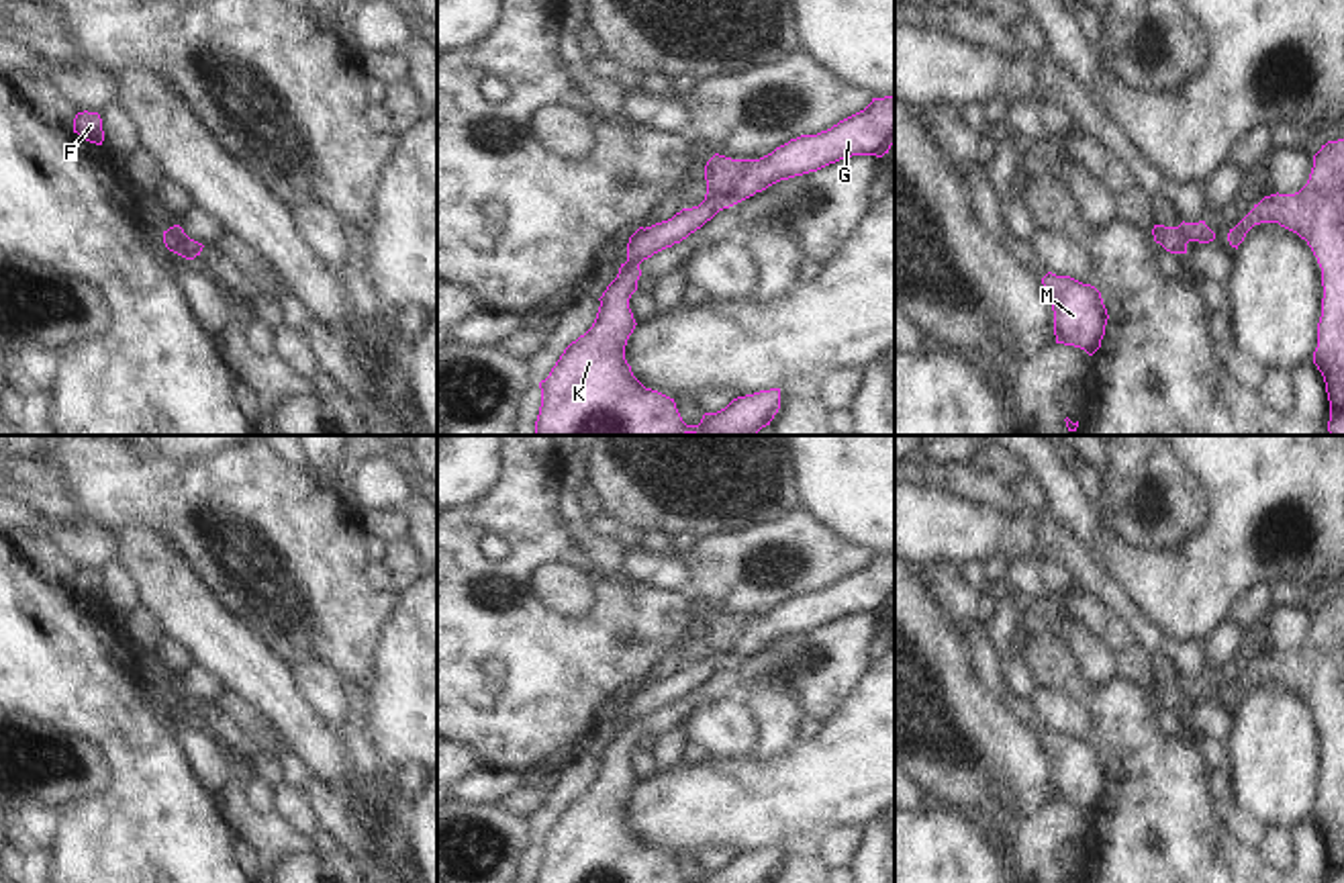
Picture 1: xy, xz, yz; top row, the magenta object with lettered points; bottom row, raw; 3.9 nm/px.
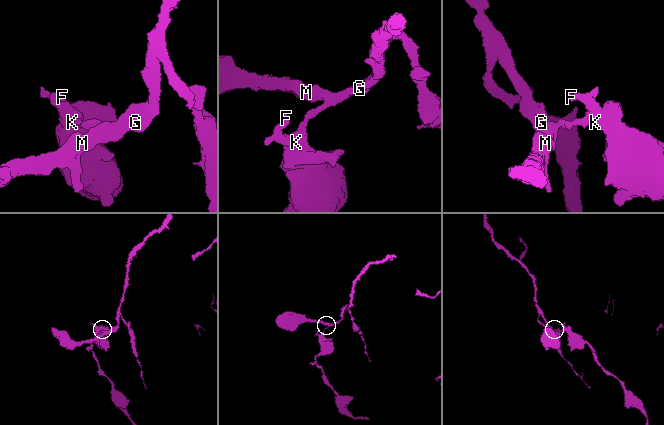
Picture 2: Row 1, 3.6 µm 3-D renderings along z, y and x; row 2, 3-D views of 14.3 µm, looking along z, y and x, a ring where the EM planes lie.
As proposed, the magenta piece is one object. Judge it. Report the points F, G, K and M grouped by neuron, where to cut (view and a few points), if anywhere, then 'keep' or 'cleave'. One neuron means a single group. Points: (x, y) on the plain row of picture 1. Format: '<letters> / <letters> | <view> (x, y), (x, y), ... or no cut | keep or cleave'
F K / G M | yz (1177, 685), (1187, 700) | cleave

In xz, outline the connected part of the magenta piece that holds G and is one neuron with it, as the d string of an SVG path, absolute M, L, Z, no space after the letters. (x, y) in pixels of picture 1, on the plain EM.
M895 554L872 560L817 593L801 593L760 617L731 617L715 611L705 623L707 652L699 664L682 666L672 677L639 685L627 701L627 719L641 722L654 711L680 701L719 668L729 666L768 644L817 630L852 613L889 611L895 601Z

